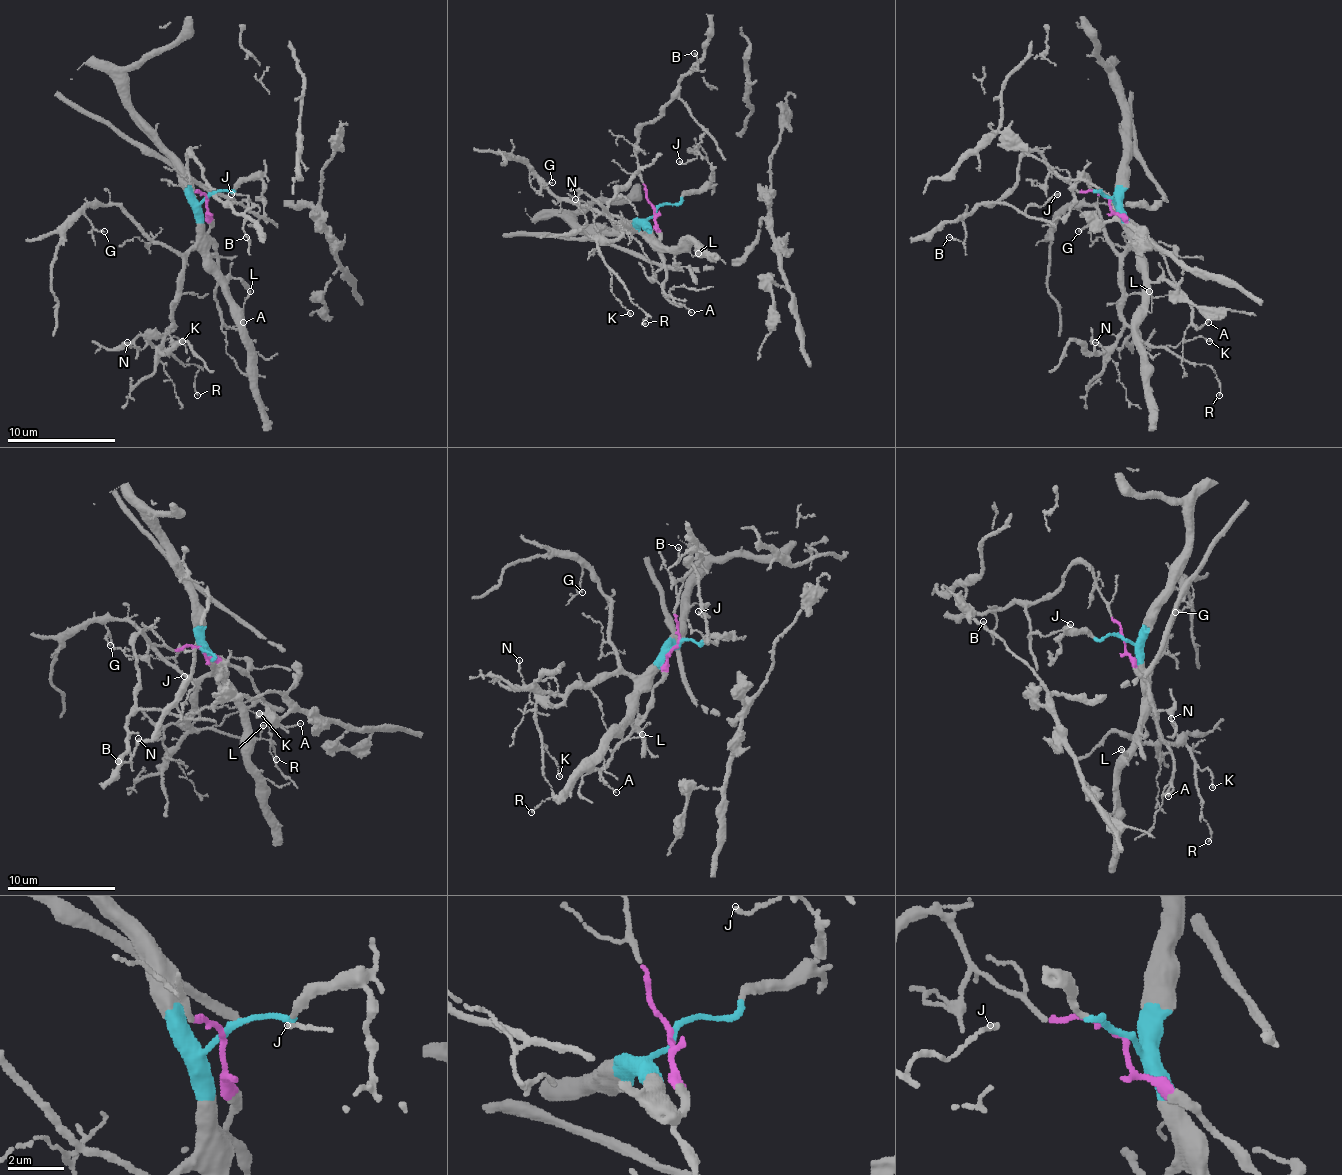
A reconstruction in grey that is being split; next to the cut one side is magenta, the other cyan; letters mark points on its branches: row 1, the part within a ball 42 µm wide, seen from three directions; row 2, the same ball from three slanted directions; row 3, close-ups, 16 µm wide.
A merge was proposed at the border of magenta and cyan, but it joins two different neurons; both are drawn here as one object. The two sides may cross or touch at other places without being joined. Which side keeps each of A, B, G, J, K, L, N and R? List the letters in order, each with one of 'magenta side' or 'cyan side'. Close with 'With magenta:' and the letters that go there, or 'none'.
A: magenta side
B: magenta side
G: cyan side
J: magenta side
K: cyan side
L: cyan side
N: cyan side
R: cyan side
With magenta: A, B, J

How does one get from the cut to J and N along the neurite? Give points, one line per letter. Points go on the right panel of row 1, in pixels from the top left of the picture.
J: (1108, 197), (1070, 186), (1029, 151), (1018, 165), (1018, 181), (994, 202), (1021, 213), (1056, 194)
N: (1108, 197), (1116, 205), (1129, 240), (1121, 259), (1121, 318), (1135, 332), (1110, 348), (1094, 343)

